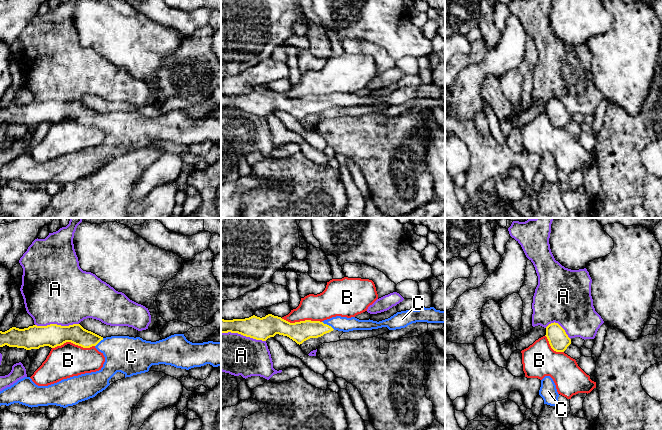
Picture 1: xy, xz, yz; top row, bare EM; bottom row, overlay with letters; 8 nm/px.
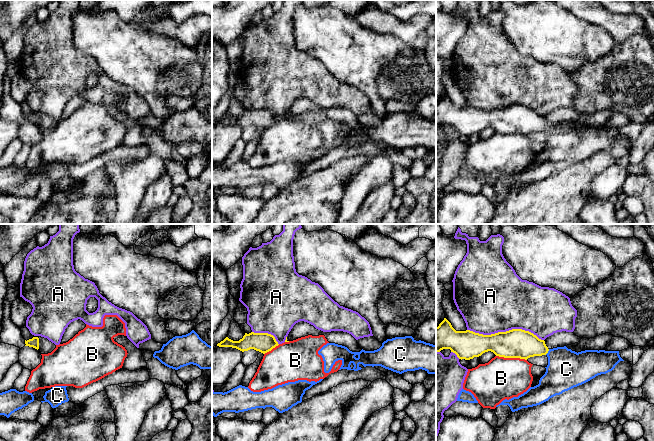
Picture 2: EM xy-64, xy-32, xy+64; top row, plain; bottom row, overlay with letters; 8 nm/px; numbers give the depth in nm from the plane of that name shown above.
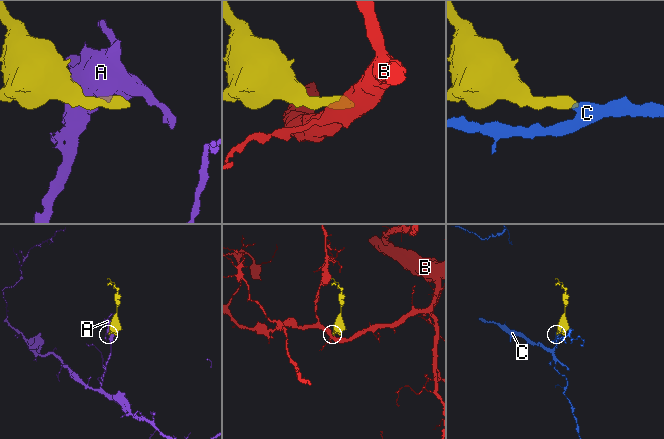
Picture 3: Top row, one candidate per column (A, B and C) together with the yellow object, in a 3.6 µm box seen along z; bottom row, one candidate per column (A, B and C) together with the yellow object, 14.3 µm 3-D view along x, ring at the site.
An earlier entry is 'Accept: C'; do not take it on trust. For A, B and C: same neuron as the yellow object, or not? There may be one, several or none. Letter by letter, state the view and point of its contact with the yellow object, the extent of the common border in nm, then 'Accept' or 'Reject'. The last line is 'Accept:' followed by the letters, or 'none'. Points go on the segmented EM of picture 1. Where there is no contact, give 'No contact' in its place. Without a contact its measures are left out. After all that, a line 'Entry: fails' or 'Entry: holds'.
A: Touches yellow at xz (243, 335). Shared border 360 nm. Reject
B: Touches yellow at xy (73, 343). Shared border 340 nm. Reject
C: Touches yellow at xz (328, 325). Shared border 120 nm. Accept
Accept: C
Entry: holds

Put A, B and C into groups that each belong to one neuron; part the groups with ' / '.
A / B / C

